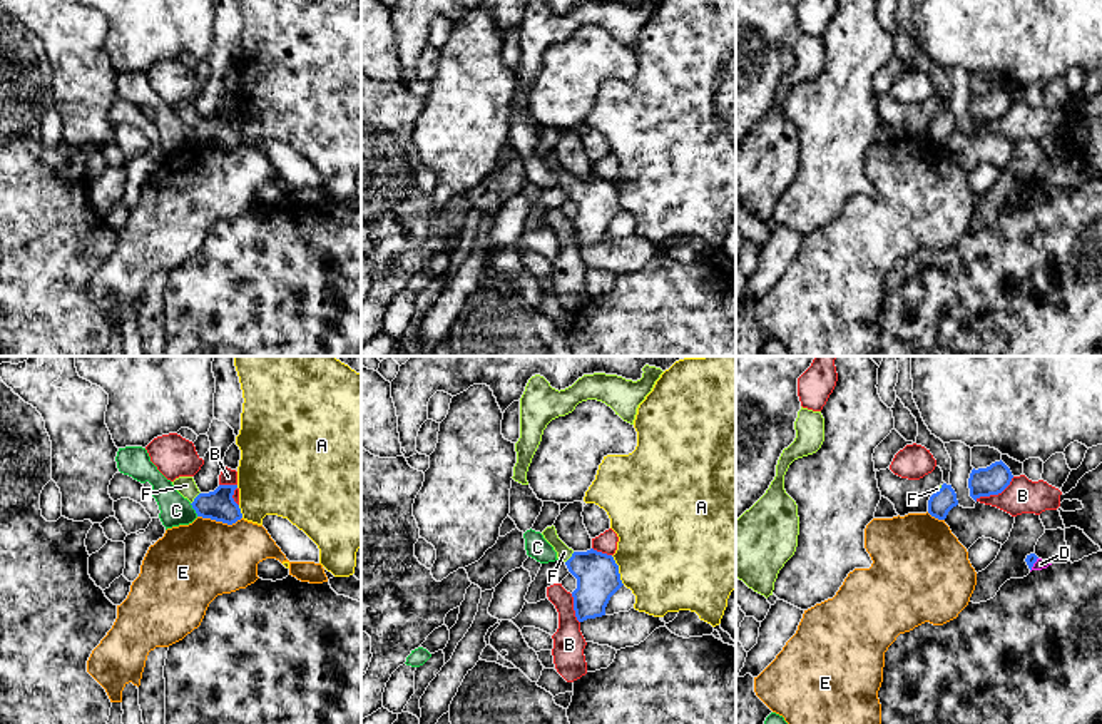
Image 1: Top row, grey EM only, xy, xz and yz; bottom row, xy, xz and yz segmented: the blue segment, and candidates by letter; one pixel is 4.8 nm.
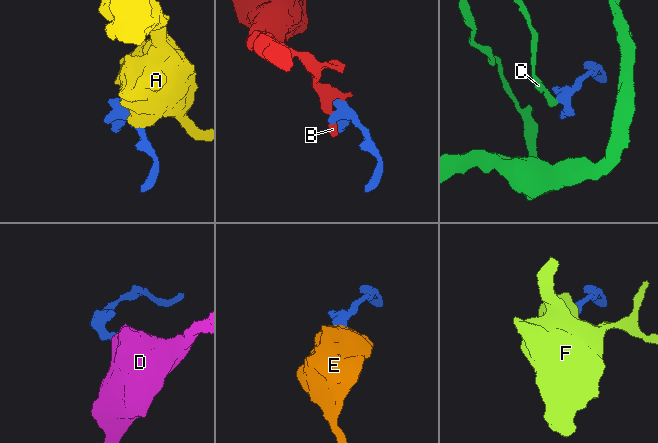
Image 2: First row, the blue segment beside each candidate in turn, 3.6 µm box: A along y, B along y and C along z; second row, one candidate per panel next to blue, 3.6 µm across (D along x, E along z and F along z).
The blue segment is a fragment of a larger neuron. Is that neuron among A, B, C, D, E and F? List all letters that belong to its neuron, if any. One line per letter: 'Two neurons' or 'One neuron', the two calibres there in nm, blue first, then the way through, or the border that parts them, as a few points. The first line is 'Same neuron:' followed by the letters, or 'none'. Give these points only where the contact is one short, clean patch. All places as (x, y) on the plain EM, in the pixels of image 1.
Same neuron: F
A: Two neurons. Thickness 220 nm (blue) against 480 nm
B: Two neurons. Thickness 140 nm (blue) against 170 nm
C: Two neurons. Thickness 150 nm (blue) against 150 nm. Boundary: xy (189, 129), (198, 141)
D: Two neurons. Thickness 50 nm (blue) against 50 nm. Boundary: yz (1037, 183), (1030, 196)
E: Two neurons. Thickness 150 nm (blue) against 380 nm. Boundary: xy (198, 141), (228, 149), (241, 144)
F: One neuron. Thickness 150 nm (blue) against 90 nm. Path across: xy (219, 131), (206, 131), (194, 124), (186, 111)

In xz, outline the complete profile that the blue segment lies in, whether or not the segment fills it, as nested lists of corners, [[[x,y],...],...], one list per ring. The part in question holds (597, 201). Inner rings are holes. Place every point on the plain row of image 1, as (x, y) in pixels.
[[[554,150],[547,152],[542,161],[577,204],[577,214],[572,217],[577,246],[605,241],[610,222],[624,211],[614,182],[594,174],[574,177],[559,164]]]

